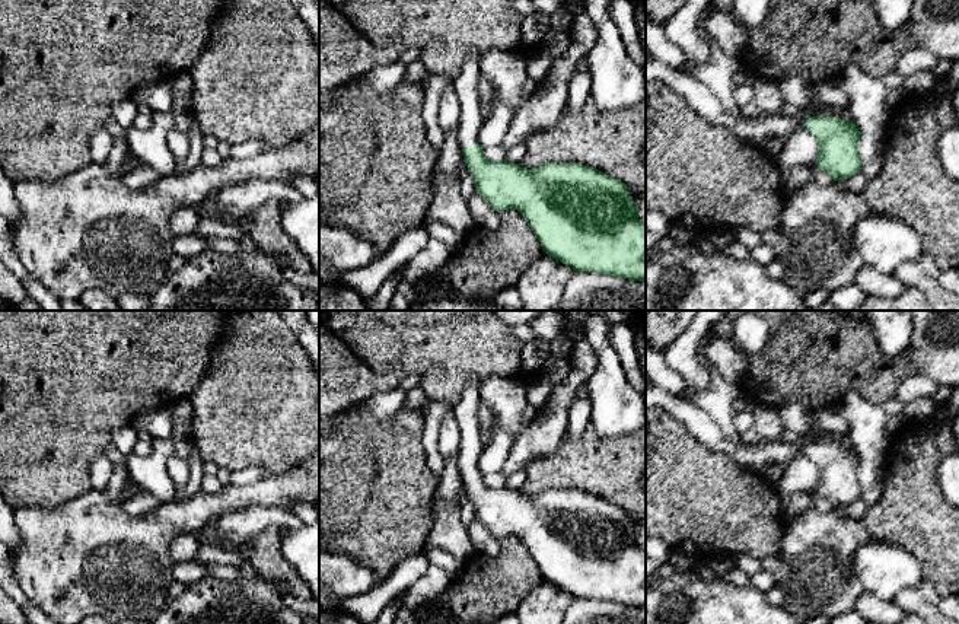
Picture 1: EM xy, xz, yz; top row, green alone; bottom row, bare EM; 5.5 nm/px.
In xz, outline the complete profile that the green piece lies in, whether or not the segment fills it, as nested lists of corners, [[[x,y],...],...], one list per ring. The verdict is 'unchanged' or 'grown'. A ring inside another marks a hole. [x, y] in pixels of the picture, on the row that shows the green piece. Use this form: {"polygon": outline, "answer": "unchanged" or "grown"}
{"polygon": [[[471,48],[461,74],[453,79],[453,89],[462,108],[458,137],[465,166],[475,182],[475,192],[498,213],[507,208],[520,211],[541,242],[542,251],[555,261],[576,271],[595,271],[643,281],[646,223],[638,219],[628,187],[621,179],[582,163],[548,162],[528,169],[506,159],[500,162],[487,159],[484,149],[477,143],[478,131],[484,124],[480,76],[478,51]]], "answer": "grown"}

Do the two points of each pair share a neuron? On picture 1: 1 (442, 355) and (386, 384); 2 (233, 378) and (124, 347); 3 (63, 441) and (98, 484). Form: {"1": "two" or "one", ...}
{"1": "two", "2": "two", "3": "two"}

